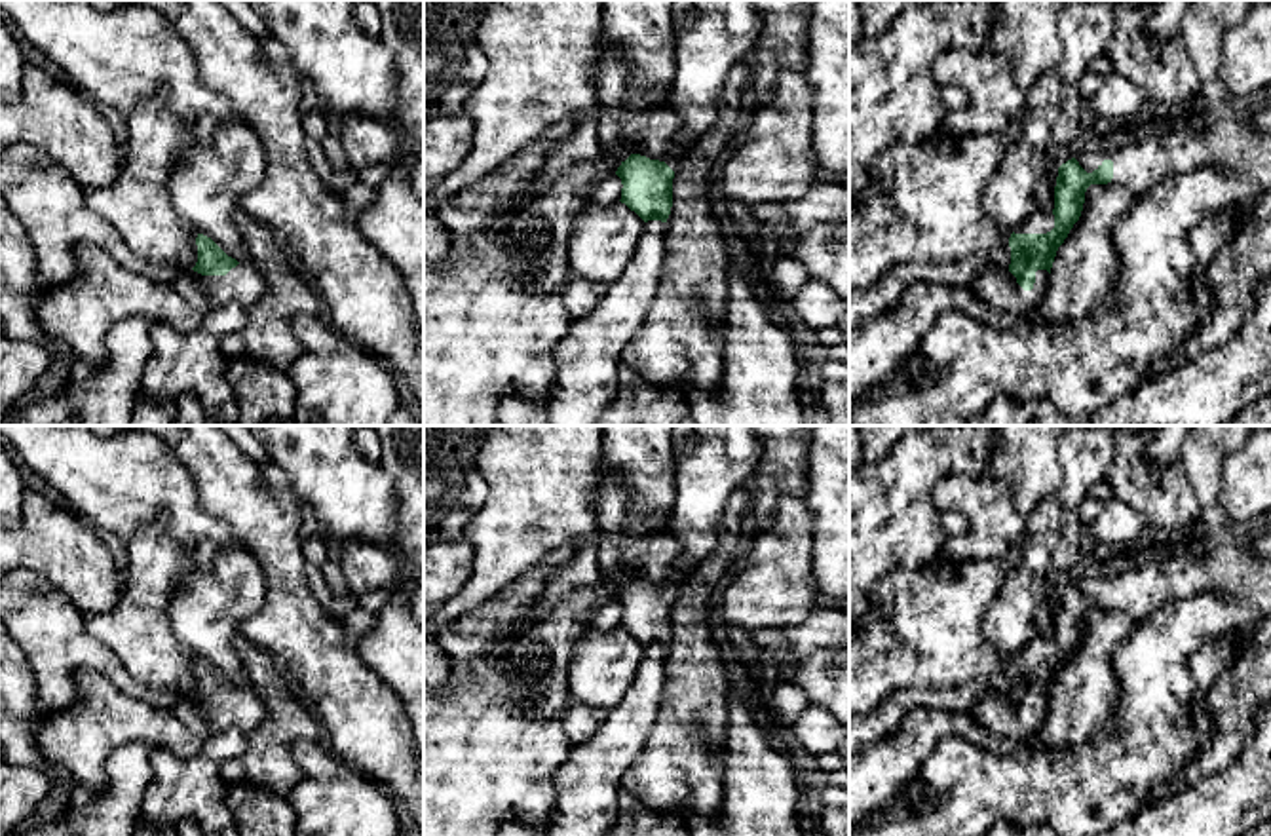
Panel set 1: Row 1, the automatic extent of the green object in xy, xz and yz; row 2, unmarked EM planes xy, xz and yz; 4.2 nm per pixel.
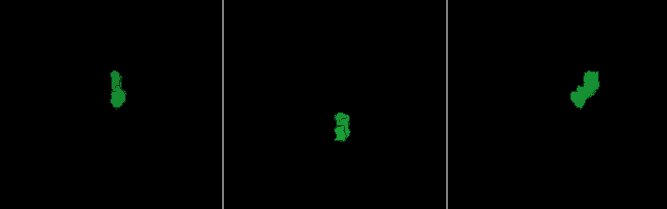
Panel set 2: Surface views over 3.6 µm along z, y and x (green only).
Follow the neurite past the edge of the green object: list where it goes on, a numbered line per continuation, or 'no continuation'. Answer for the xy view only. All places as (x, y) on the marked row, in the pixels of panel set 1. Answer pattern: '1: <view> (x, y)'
1: xy (244, 284)

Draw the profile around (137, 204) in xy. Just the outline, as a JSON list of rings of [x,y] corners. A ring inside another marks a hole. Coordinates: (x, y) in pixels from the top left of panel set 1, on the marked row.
[[[148,101],[125,114],[129,127],[116,180],[103,188],[85,190],[85,205],[108,220],[125,245],[141,260],[169,264],[179,272],[192,270],[198,262],[198,232],[175,211],[169,179],[180,156],[199,141],[160,101]]]

